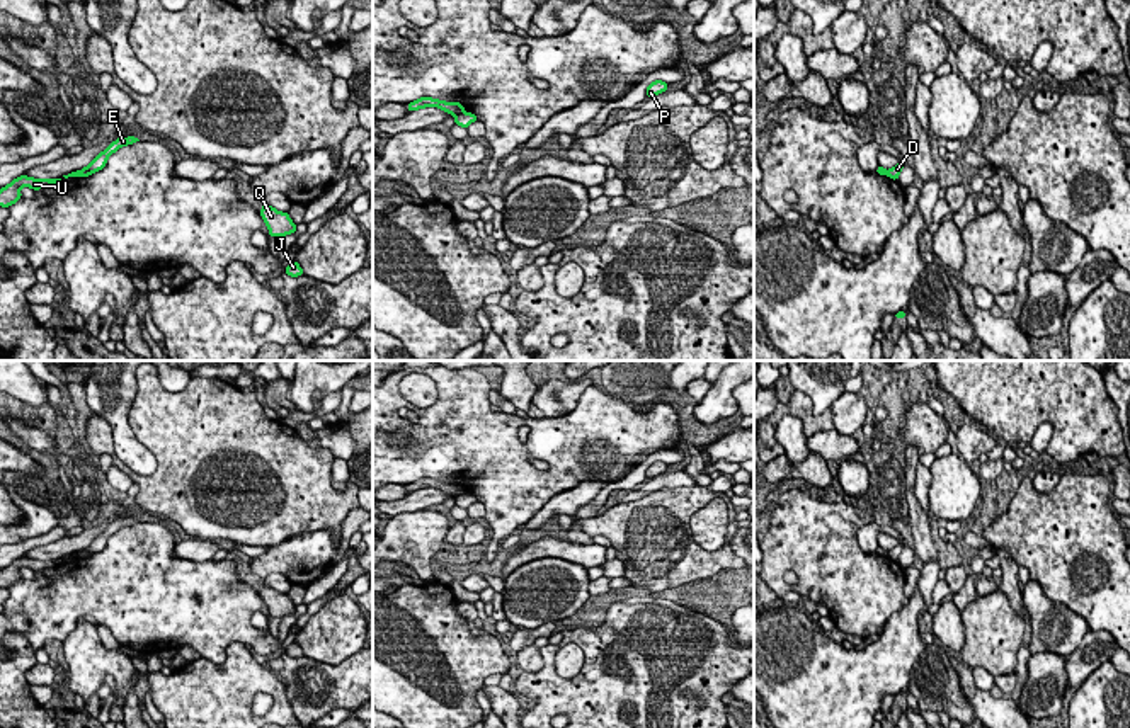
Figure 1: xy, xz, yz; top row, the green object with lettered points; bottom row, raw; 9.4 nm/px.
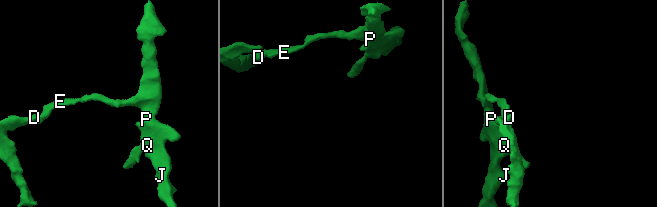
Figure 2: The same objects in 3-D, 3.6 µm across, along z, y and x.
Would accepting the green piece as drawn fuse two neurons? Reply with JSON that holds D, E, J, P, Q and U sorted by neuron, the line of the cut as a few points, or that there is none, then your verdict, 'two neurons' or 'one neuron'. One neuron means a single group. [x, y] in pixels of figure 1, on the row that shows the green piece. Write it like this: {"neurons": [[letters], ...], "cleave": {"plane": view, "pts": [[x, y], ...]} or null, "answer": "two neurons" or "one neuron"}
{"neurons": [["D", "E", "J", "P", "Q"], ["U"]], "cleave": {"plane": "xz", "pts": [[463, 111], [455, 116]]}, "answer": "two neurons"}

